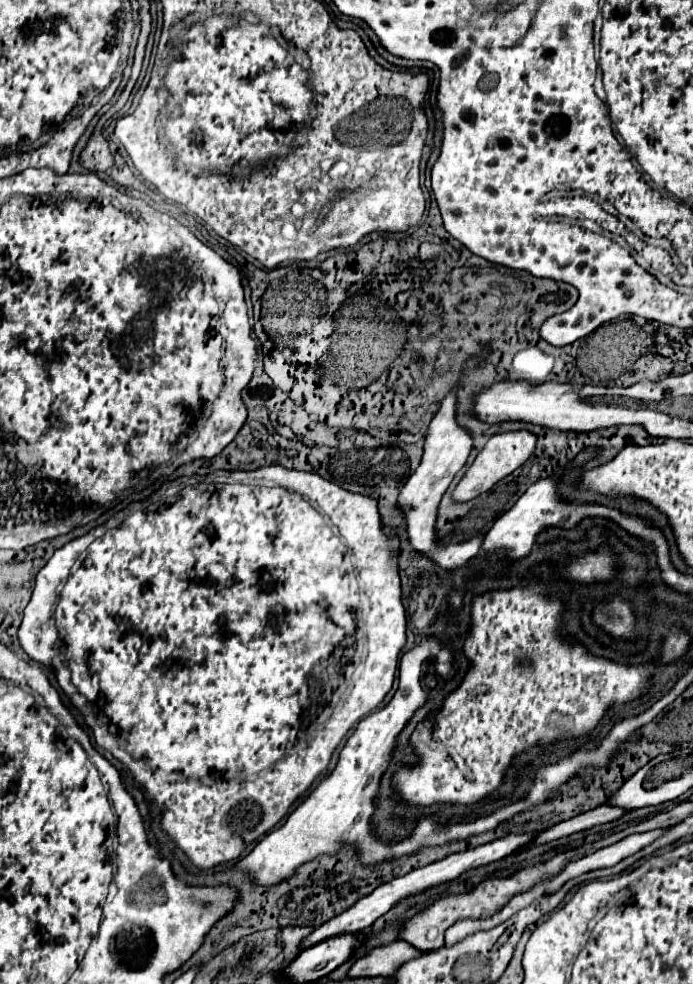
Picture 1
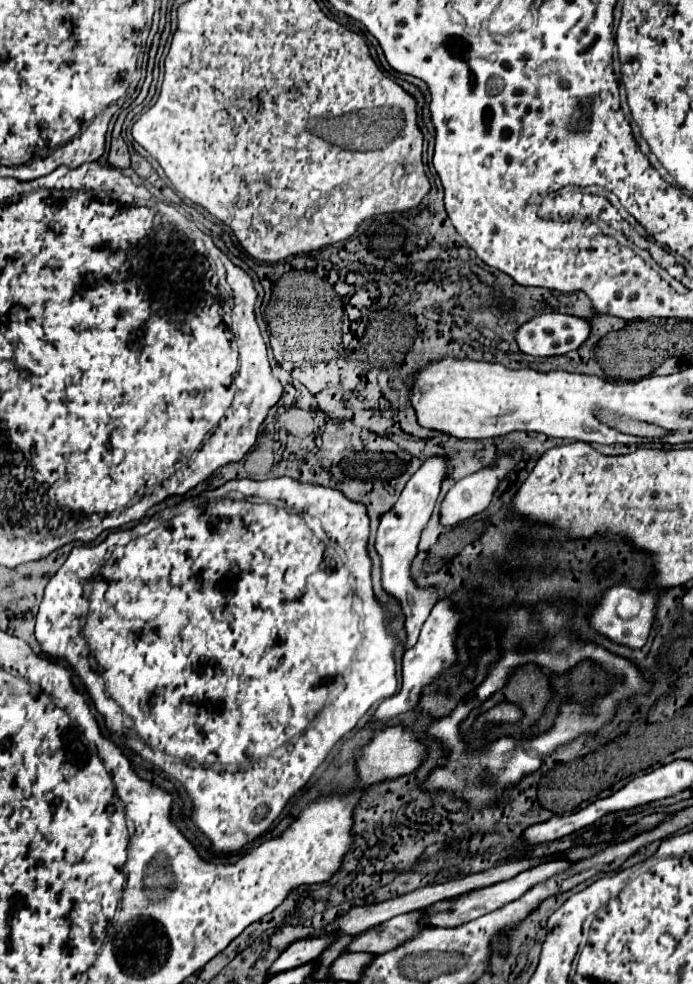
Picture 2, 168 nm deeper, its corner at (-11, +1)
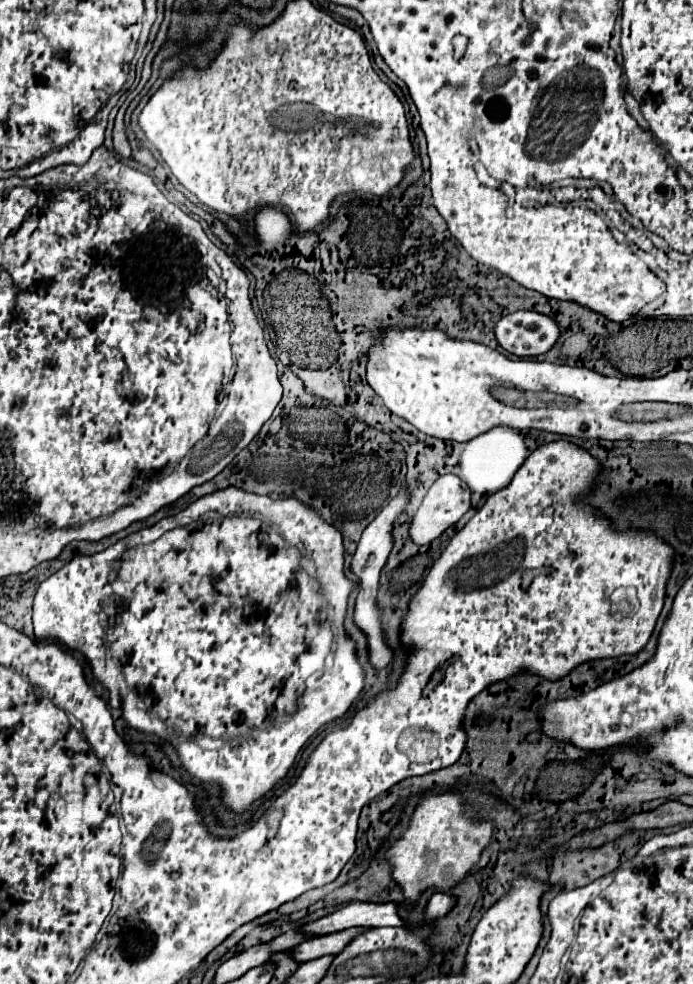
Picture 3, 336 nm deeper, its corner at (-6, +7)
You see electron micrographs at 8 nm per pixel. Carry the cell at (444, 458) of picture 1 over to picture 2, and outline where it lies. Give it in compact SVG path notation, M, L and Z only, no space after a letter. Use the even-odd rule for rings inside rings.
M431 457L429 461L425 461L419 467L419 471L407 481L407 485L401 491L397 503L381 517L377 537L375 537L375 551L381 557L381 587L403 609L405 633L407 633L405 649L411 649L417 643L421 625L425 623L425 619L429 617L433 605L437 603L437 593L435 593L437 589L417 587L411 581L409 567L411 567L411 561L415 559L415 553L417 553L419 535L421 535L423 527L427 525L427 521L431 517L431 511L435 507L435 501L439 497L439 489L441 489L445 473L447 473L447 461L443 457Z

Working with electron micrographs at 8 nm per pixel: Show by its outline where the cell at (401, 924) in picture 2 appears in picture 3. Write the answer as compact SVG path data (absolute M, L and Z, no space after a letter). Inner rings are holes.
M350 927L350 929L330 933L330 935L308 939L306 943L292 949L292 957L298 963L306 963L310 959L318 959L324 955L338 955L346 947L346 943L350 943L354 939L354 935L358 937L364 931L368 931L368 929L366 927Z

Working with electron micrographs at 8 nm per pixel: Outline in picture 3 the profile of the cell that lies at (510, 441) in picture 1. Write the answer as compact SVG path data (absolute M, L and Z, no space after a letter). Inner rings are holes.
M458 475L440 477L424 497L410 523L414 543L426 545L442 535L470 509L470 487Z

